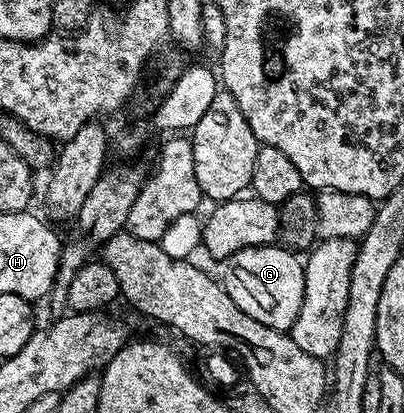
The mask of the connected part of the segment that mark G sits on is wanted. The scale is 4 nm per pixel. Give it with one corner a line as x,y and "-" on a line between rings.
275,244
243,248
231,255
231,269
228,270
227,277
222,277
221,283
229,298
233,298
233,302
237,302
237,306
241,306
249,318
257,318
257,322
265,322
265,326
287,332
301,310
305,294
304,261
295,256
298,255
292,249

